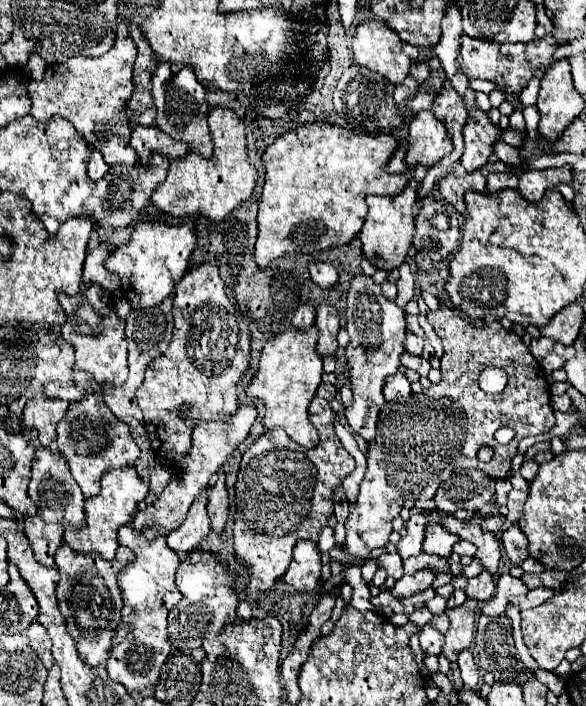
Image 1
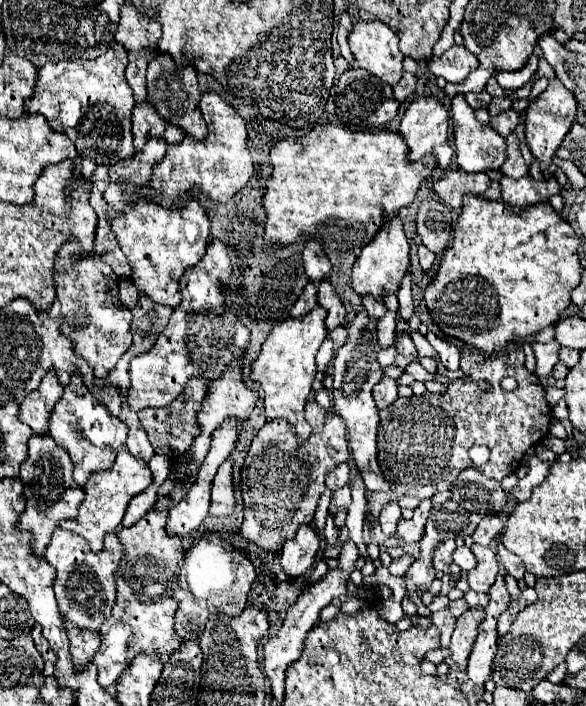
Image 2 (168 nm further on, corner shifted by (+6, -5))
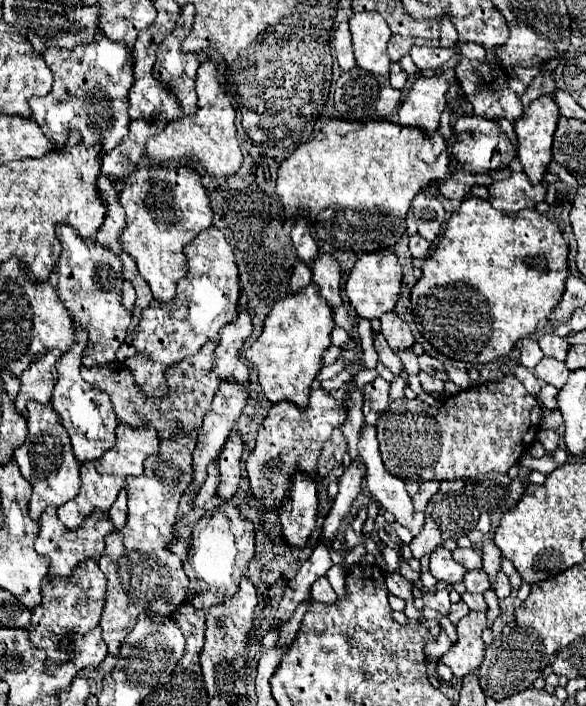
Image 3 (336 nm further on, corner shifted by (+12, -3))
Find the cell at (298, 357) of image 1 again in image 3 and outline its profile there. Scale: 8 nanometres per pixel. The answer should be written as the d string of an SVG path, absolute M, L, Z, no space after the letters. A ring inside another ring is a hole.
M310 284L298 294L280 298L274 304L272 312L266 316L260 338L246 350L246 360L256 366L262 392L272 404L288 400L300 410L306 408L310 384L320 370L320 358L330 346L332 328L332 308L320 296L316 284Z

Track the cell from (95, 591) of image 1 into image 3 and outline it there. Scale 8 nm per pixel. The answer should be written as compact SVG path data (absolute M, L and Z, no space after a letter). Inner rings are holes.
M46 510L44 518L40 518L40 534L34 542L34 548L40 556L48 556L50 558L50 576L68 576L76 570L76 566L86 560L92 558L98 562L98 558L102 556L104 548L106 548L106 536L114 532L114 526L108 520L108 514L92 514L92 518L88 518L88 524L84 524L84 530L68 530L66 526L62 526L62 522L56 516L56 510Z

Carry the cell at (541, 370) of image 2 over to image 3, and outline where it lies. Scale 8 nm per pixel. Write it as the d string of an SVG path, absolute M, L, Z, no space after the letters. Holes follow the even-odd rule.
M544 334L538 338L538 344L544 352L544 356L550 356L550 358L556 358L560 362L566 360L566 350L568 350L568 342L566 338L558 338L554 334Z

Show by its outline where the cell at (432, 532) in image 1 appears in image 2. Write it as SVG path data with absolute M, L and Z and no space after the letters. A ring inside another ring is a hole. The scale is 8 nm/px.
M448 540L448 542L444 542L442 546L436 548L436 552L434 552L434 568L438 572L460 574L460 570L454 570L454 564L452 564L452 552L454 552L454 548L456 548L454 540Z

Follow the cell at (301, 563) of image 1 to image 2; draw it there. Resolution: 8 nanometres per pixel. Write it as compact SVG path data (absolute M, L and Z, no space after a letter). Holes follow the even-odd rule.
M298 528L292 540L286 540L282 546L282 568L288 576L300 576L308 574L312 570L312 564L318 556L320 538L316 530L310 528Z

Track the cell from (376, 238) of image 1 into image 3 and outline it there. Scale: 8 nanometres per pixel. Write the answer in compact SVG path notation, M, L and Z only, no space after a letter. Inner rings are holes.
M382 248L376 252L362 254L362 258L354 264L346 282L346 294L360 318L374 320L396 306L396 300L400 296L400 284L402 284L402 266L398 264L398 258L390 248Z

